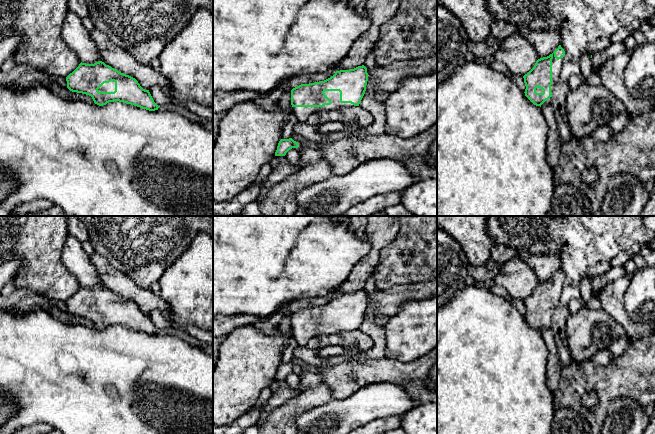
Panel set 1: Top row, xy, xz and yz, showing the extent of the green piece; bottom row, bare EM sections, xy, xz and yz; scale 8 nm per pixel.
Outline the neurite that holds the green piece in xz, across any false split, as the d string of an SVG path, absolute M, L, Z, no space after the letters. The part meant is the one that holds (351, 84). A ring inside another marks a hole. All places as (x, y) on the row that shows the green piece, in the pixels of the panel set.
M362 65L336 71L324 81L301 84L291 90L291 110L299 122L306 122L314 112L359 106L367 81L367 68Z

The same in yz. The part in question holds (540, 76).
M559 45L552 54L538 59L534 67L523 76L525 96L534 105L541 107L543 103L551 104L564 59L565 51Z

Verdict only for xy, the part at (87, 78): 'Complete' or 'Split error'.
Split error

